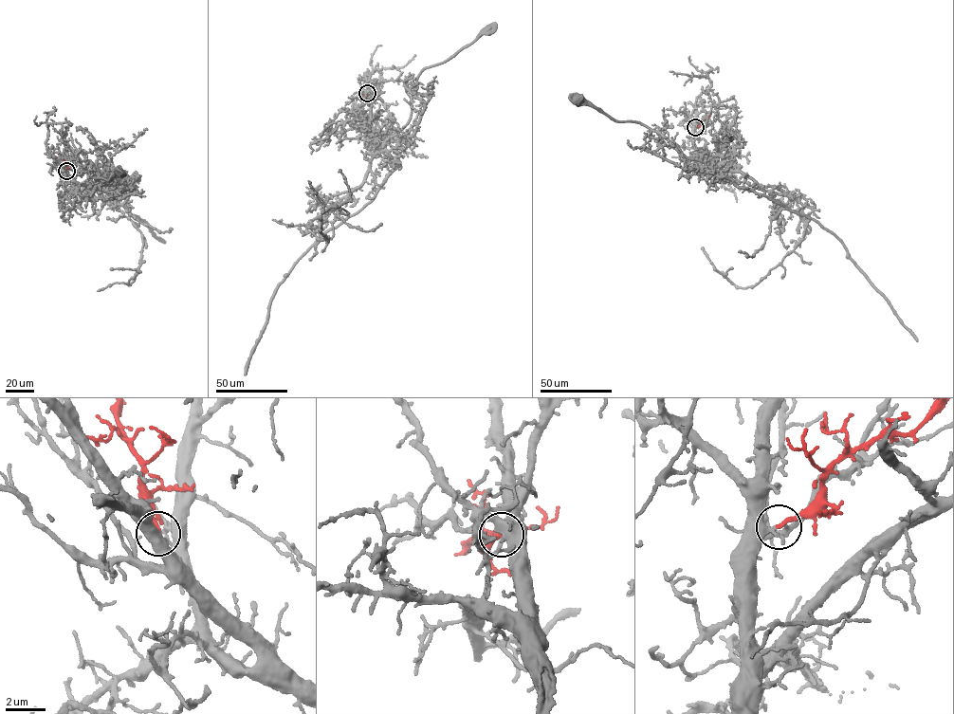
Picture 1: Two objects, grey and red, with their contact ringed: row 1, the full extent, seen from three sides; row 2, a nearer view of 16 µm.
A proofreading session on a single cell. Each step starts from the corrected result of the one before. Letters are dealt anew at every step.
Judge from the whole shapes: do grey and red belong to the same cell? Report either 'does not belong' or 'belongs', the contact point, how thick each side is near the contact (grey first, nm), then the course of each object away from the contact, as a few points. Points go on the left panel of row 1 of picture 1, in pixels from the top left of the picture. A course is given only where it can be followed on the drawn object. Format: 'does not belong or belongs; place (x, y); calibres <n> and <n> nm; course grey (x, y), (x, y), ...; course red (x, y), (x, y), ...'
belongs; place (66, 171); calibres 400 and 240 nm; course grey (65, 172), (79, 183), (96, 185), (118, 181), (95, 179), (108, 181), (118, 170), (119, 172); course red (65, 171), (58, 153)

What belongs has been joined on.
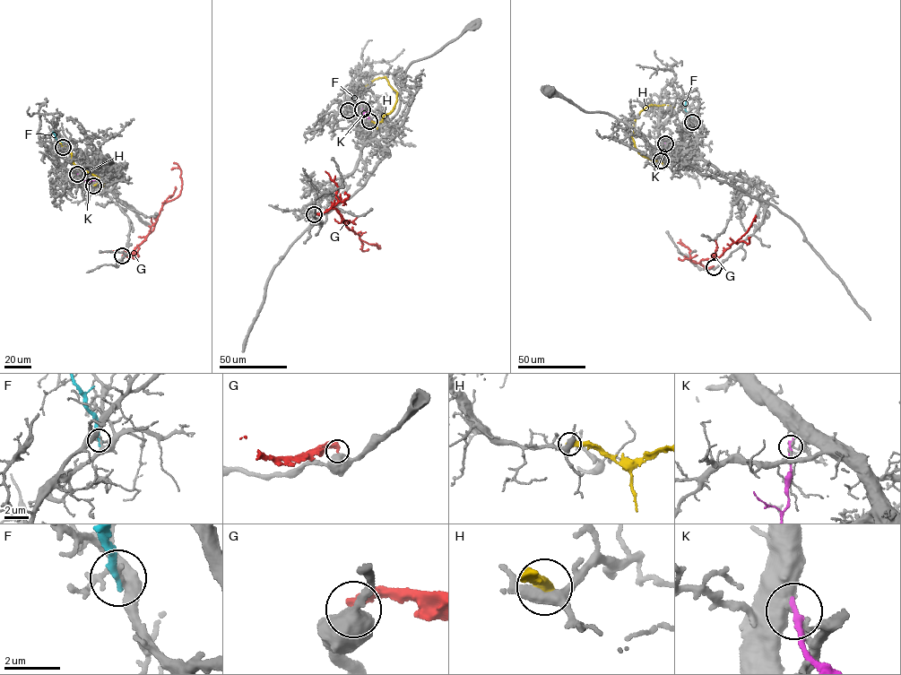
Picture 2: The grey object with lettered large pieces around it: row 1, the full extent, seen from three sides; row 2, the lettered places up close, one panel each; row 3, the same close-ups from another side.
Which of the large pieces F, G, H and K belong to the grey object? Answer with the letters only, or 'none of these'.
none of these

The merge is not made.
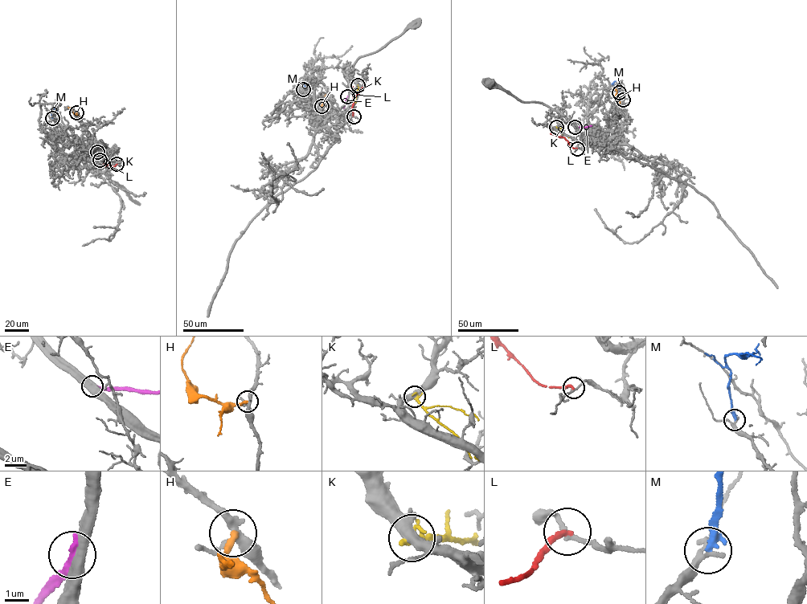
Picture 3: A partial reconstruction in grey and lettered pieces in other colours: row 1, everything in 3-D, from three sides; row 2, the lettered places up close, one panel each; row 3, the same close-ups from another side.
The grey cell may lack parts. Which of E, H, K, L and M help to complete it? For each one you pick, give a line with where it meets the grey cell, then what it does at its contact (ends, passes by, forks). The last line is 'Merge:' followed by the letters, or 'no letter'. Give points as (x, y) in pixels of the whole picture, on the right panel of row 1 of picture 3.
Merge: no letter

